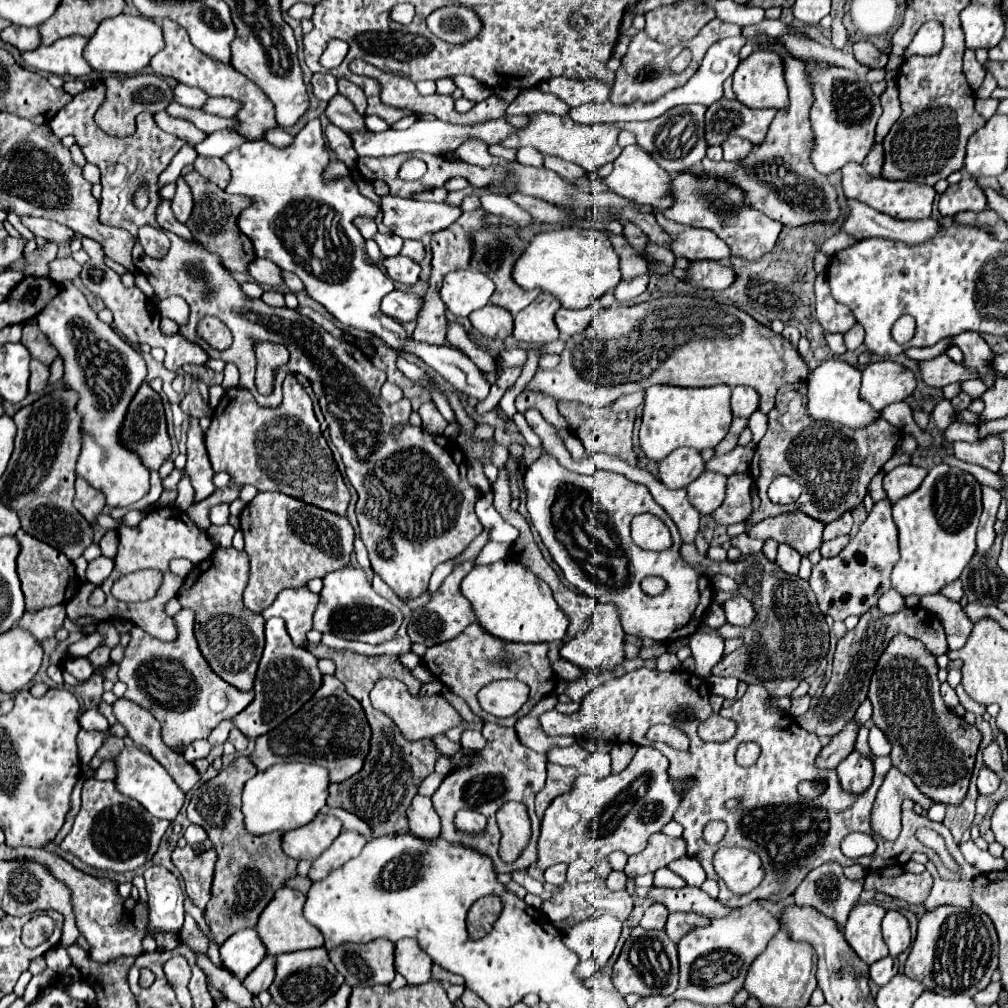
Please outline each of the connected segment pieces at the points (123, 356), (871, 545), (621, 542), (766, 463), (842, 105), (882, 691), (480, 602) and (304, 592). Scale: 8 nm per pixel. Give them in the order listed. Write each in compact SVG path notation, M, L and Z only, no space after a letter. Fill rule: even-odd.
M72 283L62 285L60 299L46 307L38 317L38 327L64 361L64 385L78 393L76 413L82 419L82 451L76 463L76 475L106 495L110 507L130 507L150 489L150 471L140 455L120 441L120 429L130 401L146 379L146 363L108 323L98 319L82 291Z
M882 499L874 503L872 513L862 523L860 531L848 541L848 545L836 557L822 557L812 565L810 587L816 593L822 615L834 621L844 621L848 615L864 615L876 607L880 595L890 589L890 573L898 561L898 527L892 521L890 501Z
M544 455L526 469L524 487L528 493L526 507L530 519L552 553L552 559L564 571L568 583L602 603L618 603L622 607L622 627L628 635L670 643L688 637L698 629L704 611L712 603L712 583L682 561L678 553L682 545L680 533L644 485L632 483L630 479L624 479L624 475L612 471L600 471L596 475L572 473L552 455ZM638 513L654 513L666 523L672 533L670 549L660 553L644 551L632 541L630 521ZM648 575L664 577L668 591L656 597L644 595L640 581Z
M806 383L784 385L776 395L776 405L768 413L768 431L758 443L750 465L750 475L758 485L762 505L748 519L748 529L756 525L756 521L796 509L814 519L822 519L824 523L838 519L840 515L844 515L844 511L852 511L858 503L862 503L870 479L896 451L900 433L888 421L878 419L876 423L872 423L872 427L866 427L864 431L852 431L834 423L808 419L804 415L806 401ZM782 473L800 481L800 485L804 487L800 499L792 505L770 503L766 493L772 479Z
M834 67L828 71L814 73L810 77L814 91L814 107L810 111L814 147L810 151L810 161L822 175L838 171L844 163L862 163L866 153L874 143L874 127L882 113L880 99L872 93L870 83L858 77L854 71L844 67Z
M896 635L876 665L868 699L874 707L872 721L892 745L892 765L904 771L932 801L960 805L966 797L982 733L944 705L936 673L936 657L918 639Z
M510 559L472 569L462 579L462 595L470 601L476 623L502 641L556 643L566 635L570 623L554 601L550 587Z
M308 587L284 589L276 601L262 611L264 619L282 617L286 621L286 629L294 641L294 645L304 647L308 643L306 633L312 629L312 613L316 609L320 595L312 593Z

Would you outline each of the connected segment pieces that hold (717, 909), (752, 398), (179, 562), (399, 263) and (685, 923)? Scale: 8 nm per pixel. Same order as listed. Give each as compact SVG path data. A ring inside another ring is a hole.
M654 887L650 893L652 901L660 901L668 907L668 911L682 911L682 913L696 913L704 917L724 917L734 913L736 909L724 905L718 899L708 897L700 887L682 887L682 889L666 889Z
M734 387L732 397L730 397L730 407L734 417L744 417L748 419L756 409L758 409L758 393L752 387Z
M172 559L170 567L172 567L172 571L178 573L180 577L186 577L194 565L192 565L188 559Z
M402 255L386 257L384 267L386 267L388 277L396 283L402 283L402 285L414 285L420 275L420 265L408 257L402 257Z
M680 915L680 917L668 917L668 923L666 923L666 933L668 937L678 943L686 933L690 933L692 929L698 929L698 927L706 927L710 925L710 919L704 919L704 917L696 917L696 915Z

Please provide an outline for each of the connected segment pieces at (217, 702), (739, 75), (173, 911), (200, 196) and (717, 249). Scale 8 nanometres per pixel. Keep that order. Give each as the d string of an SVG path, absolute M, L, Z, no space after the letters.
M192 609L178 611L174 615L174 623L178 629L178 637L174 641L160 641L134 625L118 671L118 679L128 685L124 697L148 709L160 721L162 741L168 747L206 739L222 719L232 719L254 699L254 691L236 691L208 667L194 639Z
M756 49L738 65L734 73L734 93L736 99L748 107L786 107L788 89L780 55Z
M148 867L144 871L148 889L148 933L142 941L143 951L157 949L154 934L174 931L180 933L184 923L184 893L178 879L166 867Z
M192 171L184 175L186 183L192 189L194 195L194 211L190 215L190 219L186 221L186 227L192 231L194 239L210 253L218 255L222 259L222 265L228 271L240 271L240 273L248 273L248 265L252 263L254 255L254 247L252 241L238 229L236 221L238 215L250 205L248 197L244 195L230 195L224 189L220 189L216 183L204 179L200 173Z
M656 213L656 219L674 237L672 251L676 257L684 257L688 261L694 261L694 259L720 261L720 259L730 257L728 245L710 229L680 227L674 221L664 219L664 215L660 215L660 213Z

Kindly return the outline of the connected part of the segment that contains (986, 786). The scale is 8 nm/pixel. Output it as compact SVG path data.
M982 767L980 775L978 775L978 791L980 791L980 795L992 795L998 787L1000 787L1000 777L994 771L990 771L988 767Z

